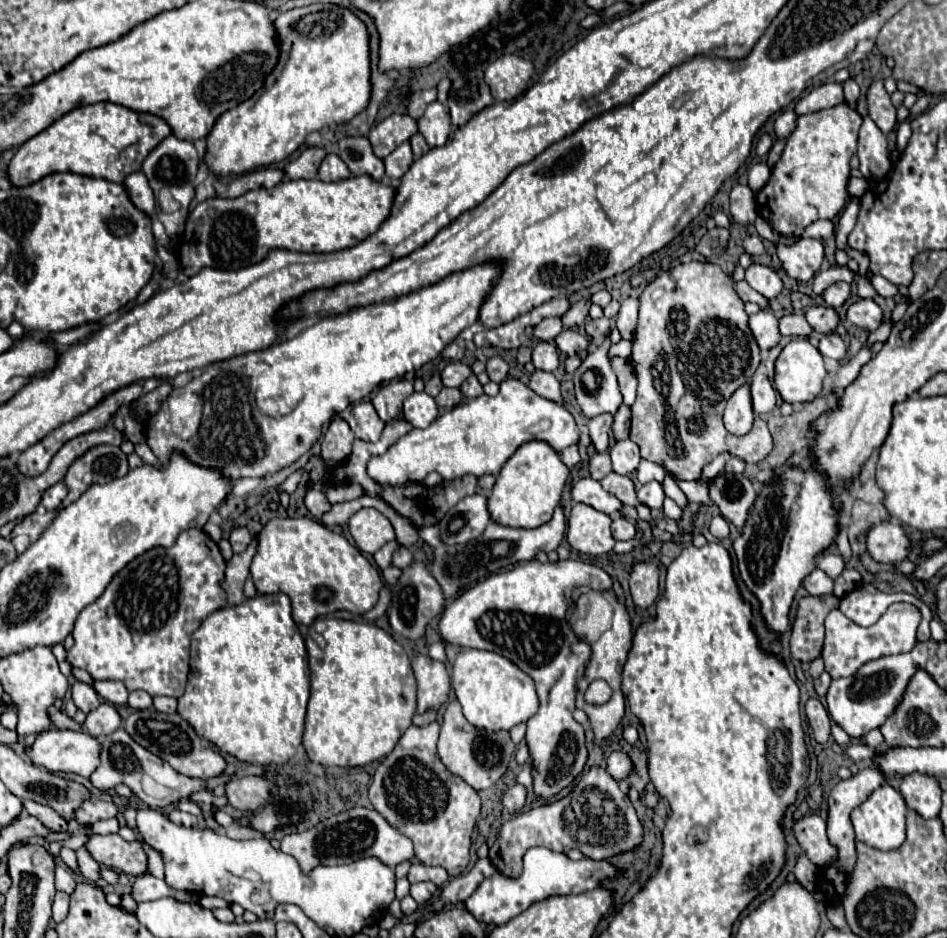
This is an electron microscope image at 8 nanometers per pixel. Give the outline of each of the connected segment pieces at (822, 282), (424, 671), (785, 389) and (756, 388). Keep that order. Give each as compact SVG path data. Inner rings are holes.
M833 266L833 268L827 268L827 270L819 272L819 274L815 274L815 278L813 278L813 292L819 296L819 294L823 294L831 284L835 284L835 282L839 281L852 284L854 281L853 272L846 266Z
M417 654L411 660L417 680L417 714L441 708L451 692L449 674L443 662L435 662L429 656Z
M809 338L791 340L775 362L775 388L789 404L817 398L823 390L825 376L823 356Z
M757 374L751 382L751 398L753 398L753 410L755 414L771 414L775 410L775 390L767 378L767 374Z

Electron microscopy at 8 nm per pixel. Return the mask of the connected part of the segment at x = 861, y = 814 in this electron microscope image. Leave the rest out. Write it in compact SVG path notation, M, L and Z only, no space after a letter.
M887 782L881 784L861 806L857 806L851 812L851 822L855 828L857 840L877 850L895 850L897 846L901 846L901 842L905 842L905 812L907 812L907 806L901 792L889 786Z

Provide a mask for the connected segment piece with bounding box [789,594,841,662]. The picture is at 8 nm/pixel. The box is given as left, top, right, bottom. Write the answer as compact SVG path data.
M829 594L825 598L813 598L805 596L797 602L797 614L791 630L791 654L799 662L811 662L817 656L821 656L823 646L823 620L825 616L837 608L841 598L835 594Z

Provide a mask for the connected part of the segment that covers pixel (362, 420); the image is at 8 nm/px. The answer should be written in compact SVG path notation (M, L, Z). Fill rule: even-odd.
M369 400L355 404L349 412L347 422L355 436L361 440L367 440L367 442L377 442L385 428L385 422L381 422L381 418L377 418L377 412L373 410L373 404Z

